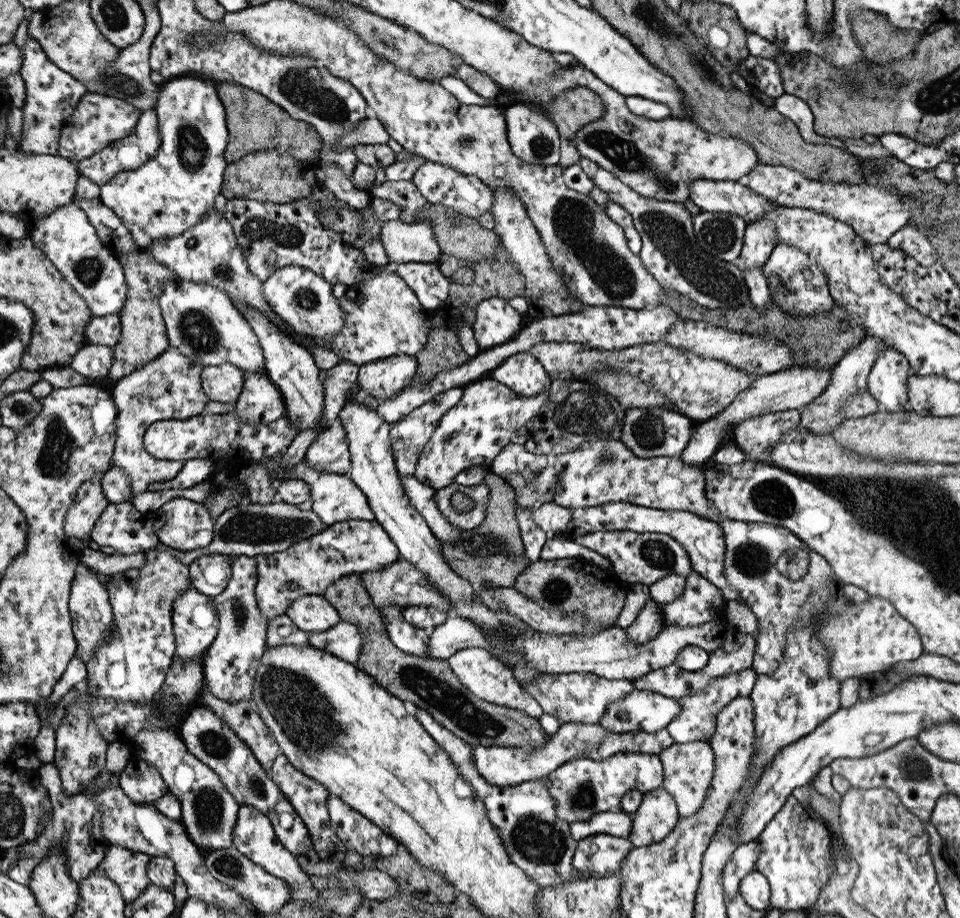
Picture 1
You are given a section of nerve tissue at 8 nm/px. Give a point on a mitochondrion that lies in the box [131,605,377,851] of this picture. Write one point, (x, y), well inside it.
(313, 724)

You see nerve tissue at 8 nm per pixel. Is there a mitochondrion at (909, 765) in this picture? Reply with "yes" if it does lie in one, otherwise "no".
yes

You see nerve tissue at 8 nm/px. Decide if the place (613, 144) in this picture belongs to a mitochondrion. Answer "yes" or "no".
yes

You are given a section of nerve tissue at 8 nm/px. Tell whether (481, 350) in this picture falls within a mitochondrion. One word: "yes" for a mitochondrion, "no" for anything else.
no

